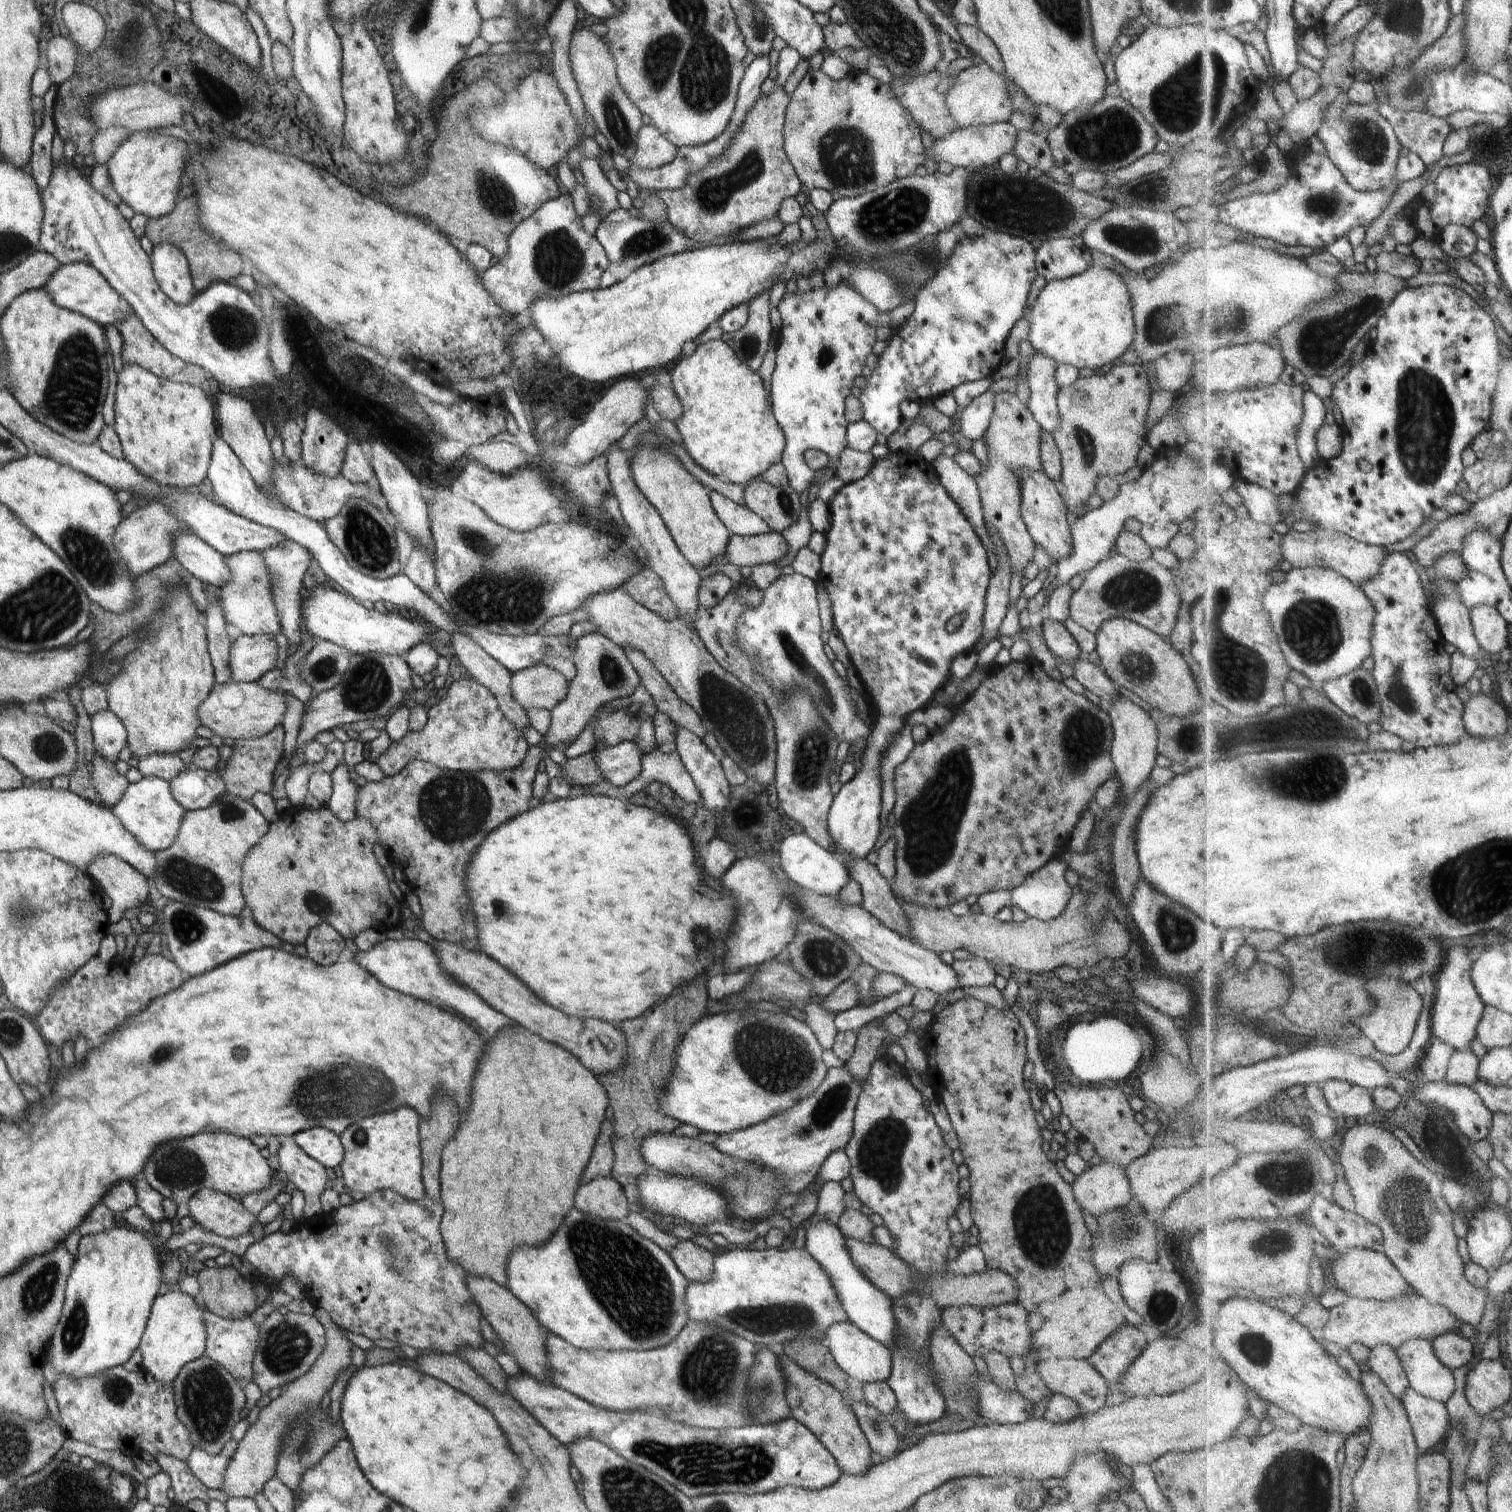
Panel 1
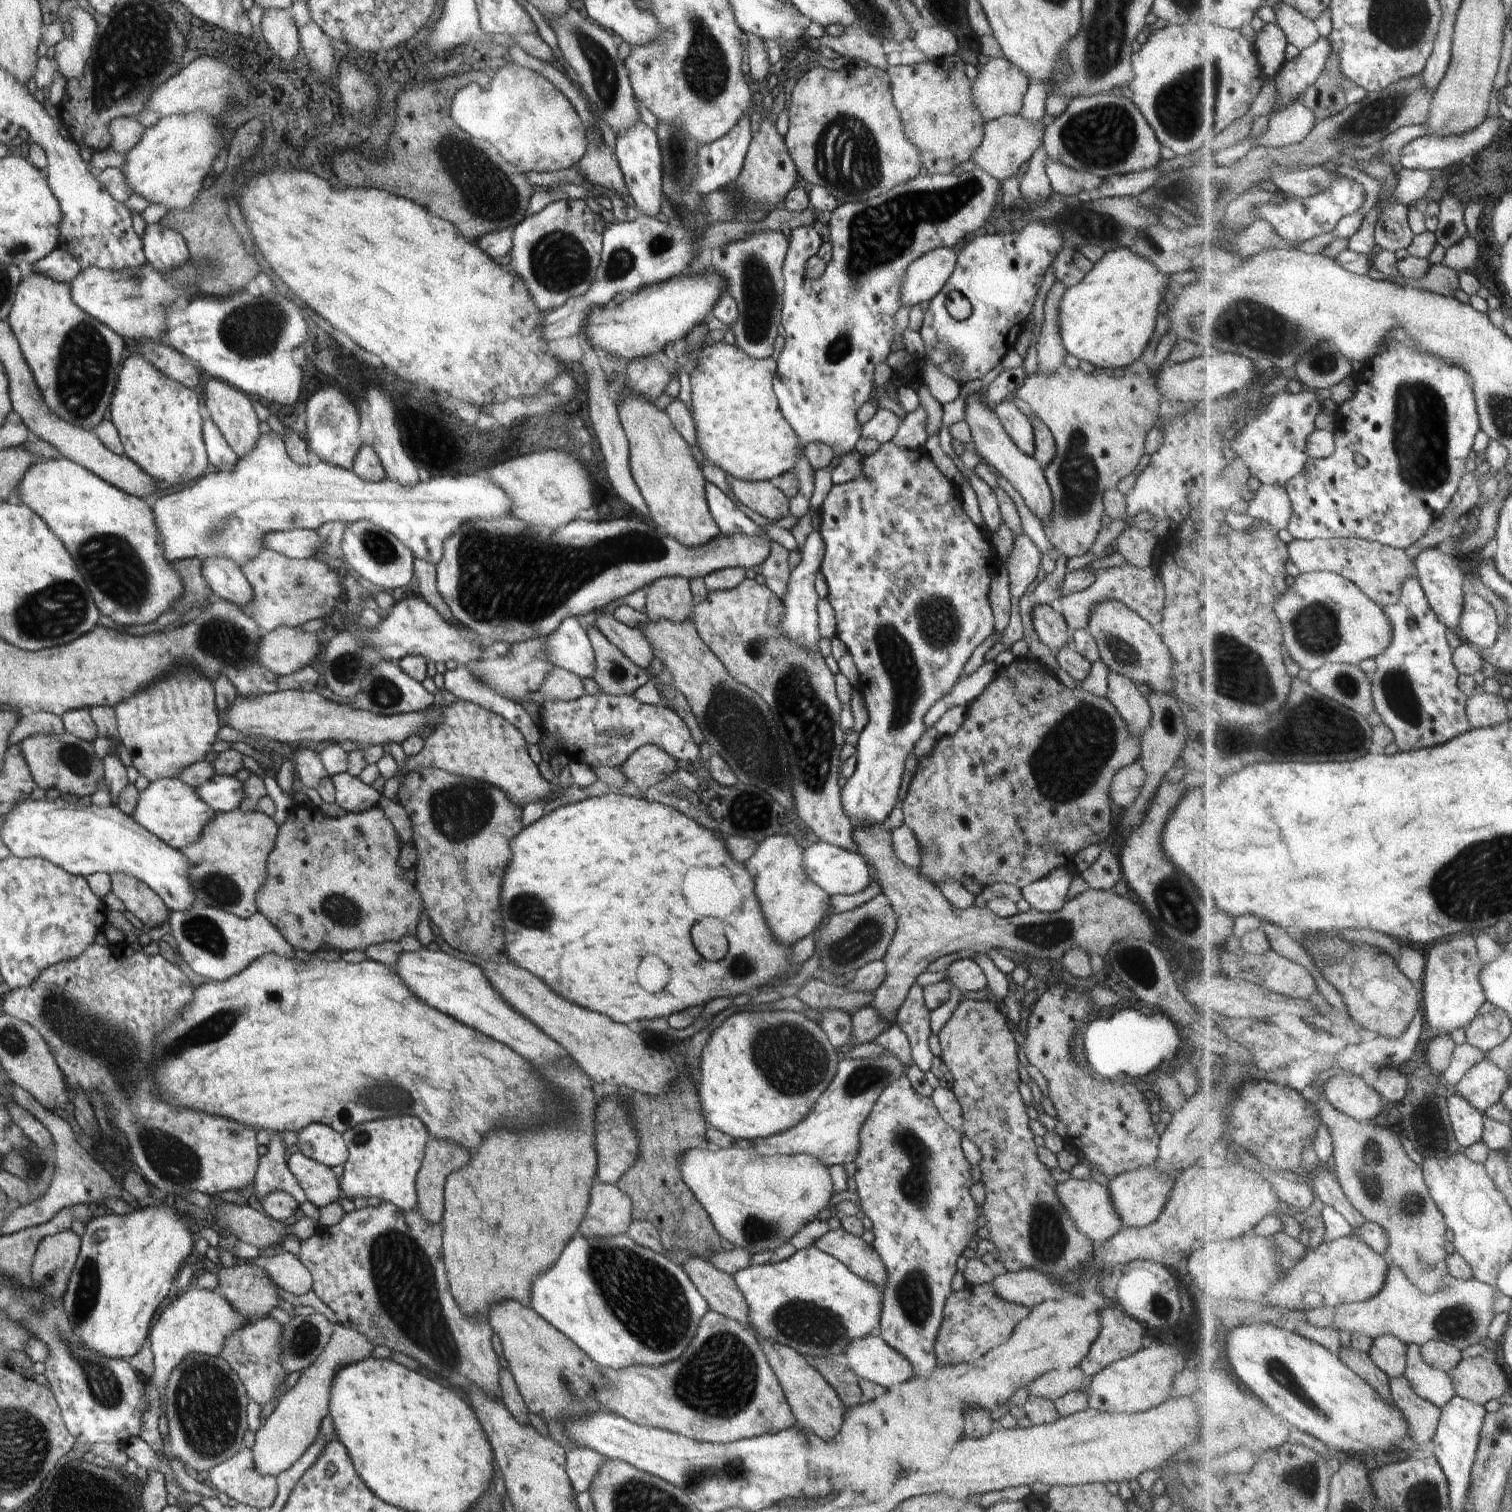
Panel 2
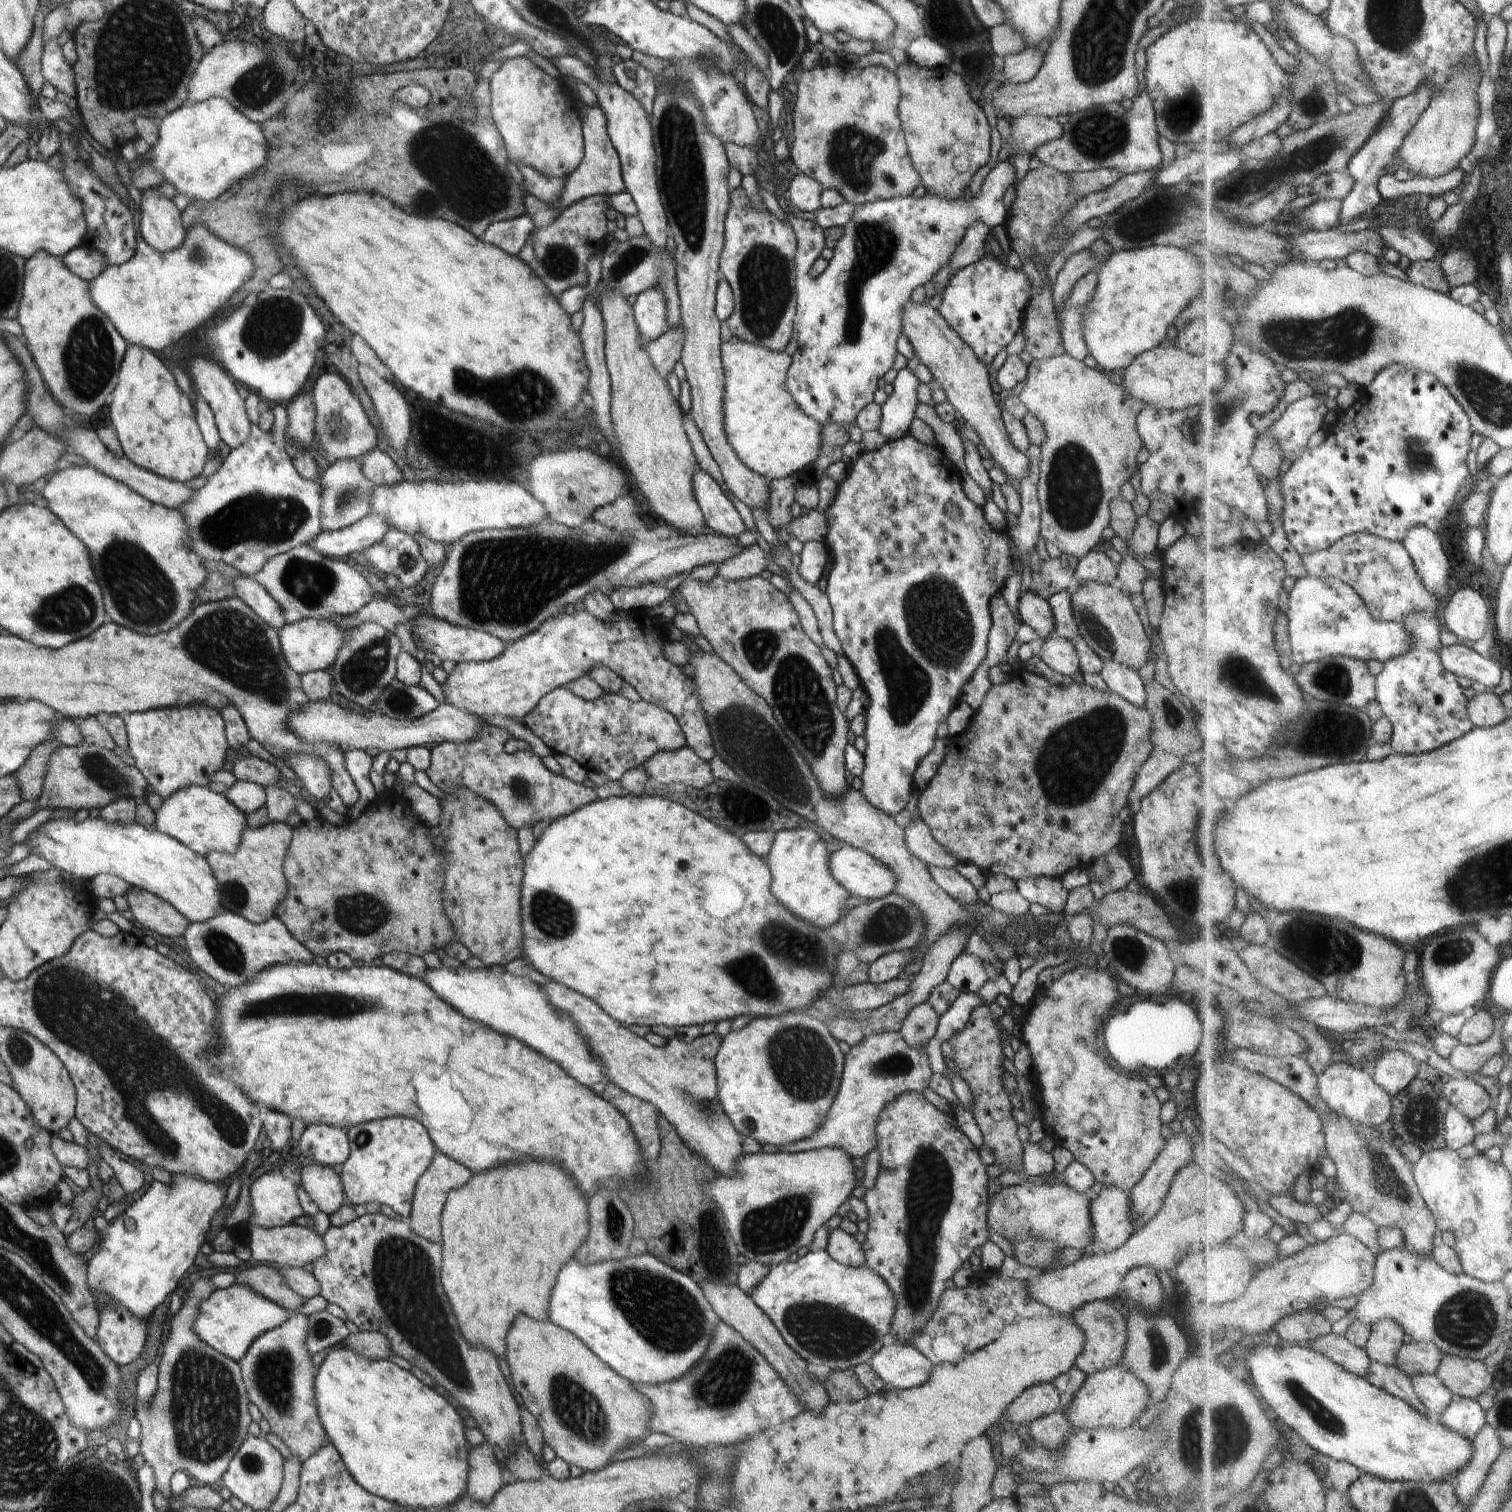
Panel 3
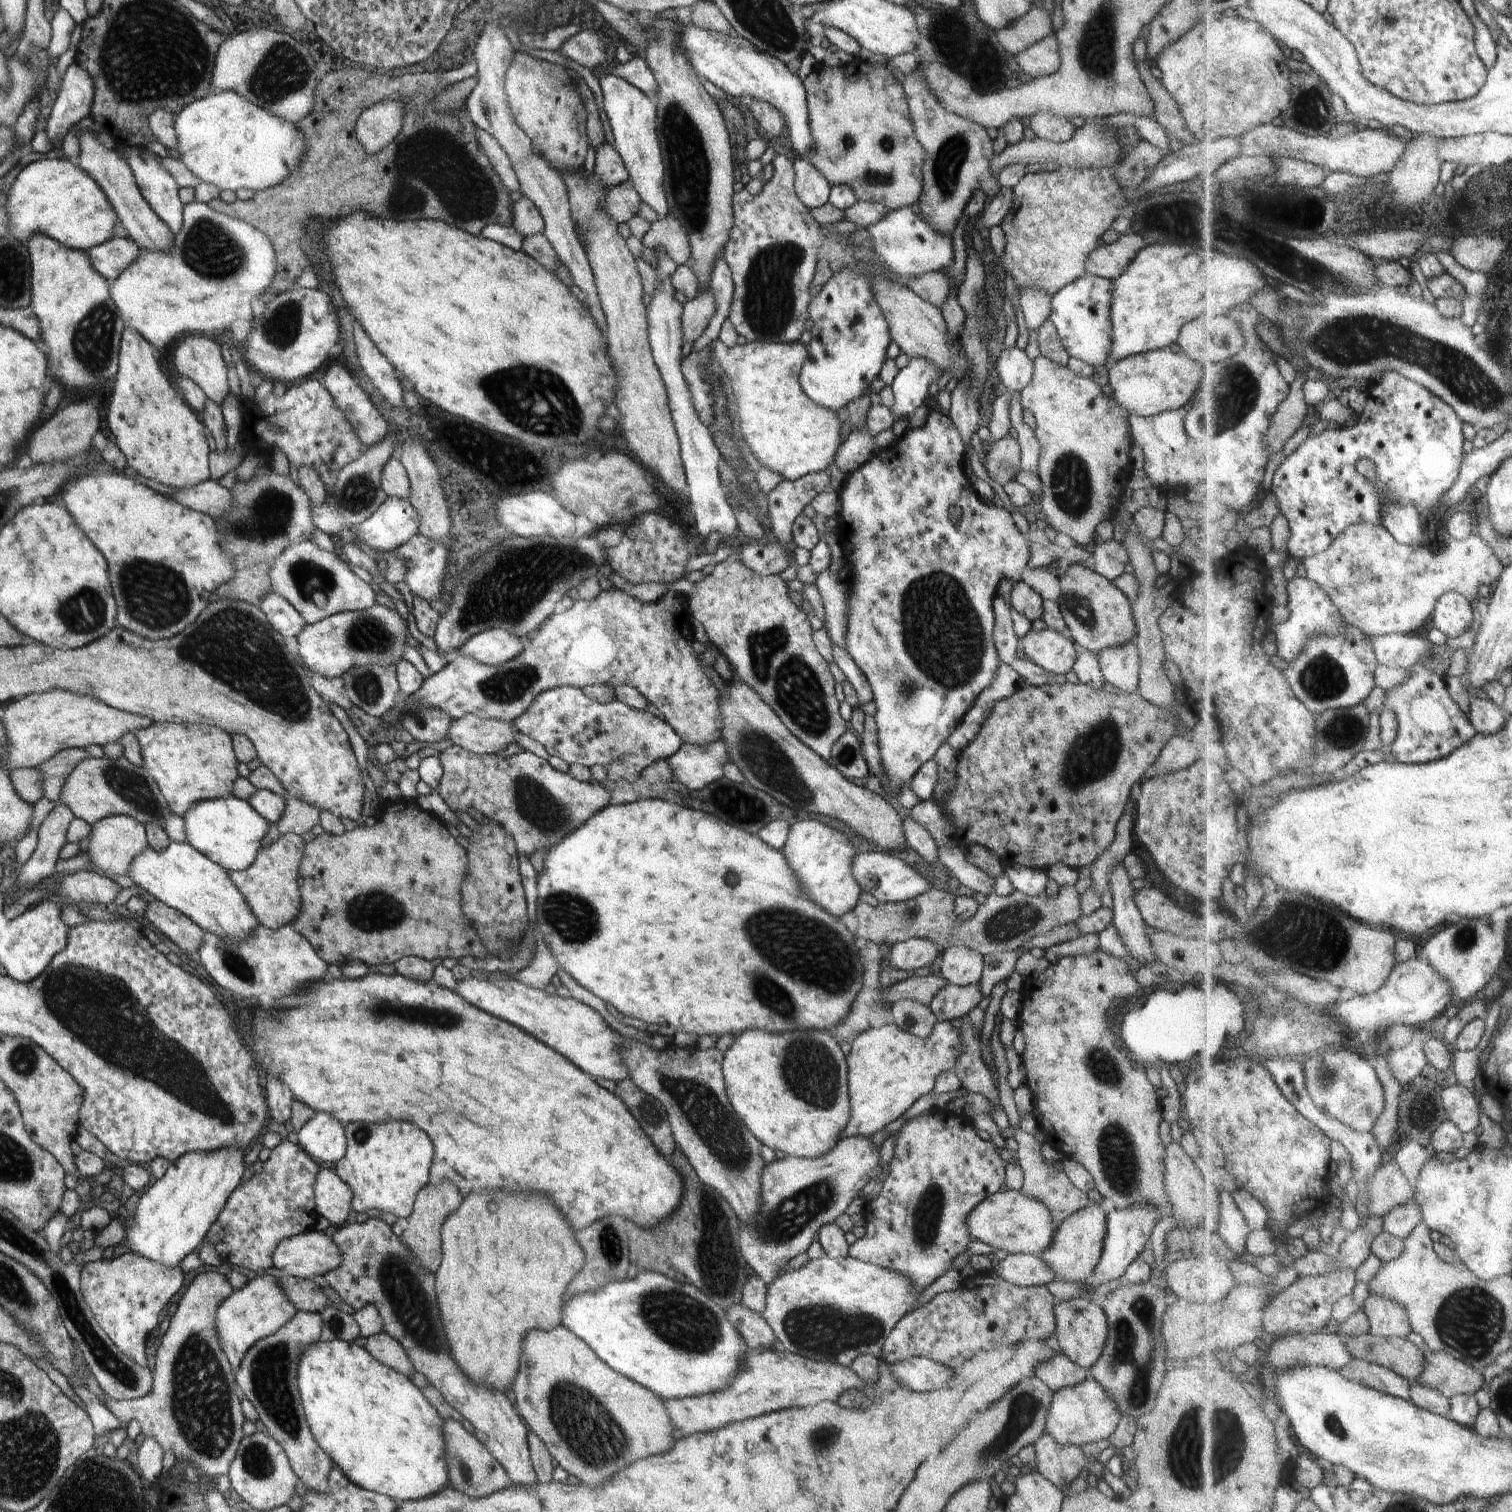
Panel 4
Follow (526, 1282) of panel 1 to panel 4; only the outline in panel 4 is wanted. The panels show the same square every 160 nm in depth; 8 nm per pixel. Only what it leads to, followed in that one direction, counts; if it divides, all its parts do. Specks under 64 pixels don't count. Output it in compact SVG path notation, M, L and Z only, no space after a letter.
M652 1270L640 1272L632 1280L612 1281L597 1291L567 1299L561 1308L561 1324L583 1340L602 1362L661 1399L723 1391L737 1374L748 1350L744 1339L727 1319L725 1310L705 1292Z

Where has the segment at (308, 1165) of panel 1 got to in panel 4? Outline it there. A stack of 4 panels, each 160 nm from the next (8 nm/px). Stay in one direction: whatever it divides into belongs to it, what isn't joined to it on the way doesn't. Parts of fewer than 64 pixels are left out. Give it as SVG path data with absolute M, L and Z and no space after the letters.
M321 1168L316 1175L313 1189L315 1207L319 1215L339 1228L349 1222L353 1192L336 1173Z

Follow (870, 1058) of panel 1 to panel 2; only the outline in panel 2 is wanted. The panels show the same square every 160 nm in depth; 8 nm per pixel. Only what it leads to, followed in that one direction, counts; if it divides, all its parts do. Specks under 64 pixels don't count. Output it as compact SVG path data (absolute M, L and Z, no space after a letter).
M883 824L853 827L853 841L864 860L874 868L874 874L878 878L881 892L888 898L893 906L893 912L897 916L895 935L888 947L887 955L883 958L887 966L887 975L884 982L873 991L875 997L870 1004L877 1010L877 1013L881 1014L881 1017L885 1018L885 1021L892 1021L891 1024L894 1024L898 1009L903 1005L915 979L926 971L930 962L934 962L934 960L938 960L947 954L952 954L952 952L974 950L978 955L986 955L992 948L1007 948L1014 952L1036 956L1035 958L1060 960L1063 954L1072 947L1084 949L1087 955L1096 952L1101 956L1106 956L1110 945L1121 938L1156 940L1156 926L1153 925L1151 918L1141 904L1132 896L1122 897L1114 890L1105 891L1089 888L1073 900L1067 899L1066 904L1055 913L1043 913L1036 909L1030 909L1025 913L1004 918L994 914L987 906L980 908L972 905L967 909L956 908L932 881L922 876L918 870L906 866L896 856L892 848L891 832L892 829L884 827Z

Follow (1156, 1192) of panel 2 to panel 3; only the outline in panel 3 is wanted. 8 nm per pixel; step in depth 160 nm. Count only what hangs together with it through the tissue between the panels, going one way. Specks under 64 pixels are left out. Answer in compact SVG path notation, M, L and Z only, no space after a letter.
M1103 1187L1089 1206L1091 1215L1091 1246L1075 1253L1076 1256L1101 1255L1116 1250L1136 1230L1129 1220L1131 1196L1120 1187Z

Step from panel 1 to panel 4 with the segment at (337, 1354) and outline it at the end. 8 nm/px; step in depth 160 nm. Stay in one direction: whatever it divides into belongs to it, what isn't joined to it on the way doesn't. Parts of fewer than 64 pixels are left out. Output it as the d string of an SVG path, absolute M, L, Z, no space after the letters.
M382 1332L367 1338L363 1346L378 1362L389 1366L391 1369L406 1375L410 1380L415 1373L414 1365L402 1345L391 1336Z

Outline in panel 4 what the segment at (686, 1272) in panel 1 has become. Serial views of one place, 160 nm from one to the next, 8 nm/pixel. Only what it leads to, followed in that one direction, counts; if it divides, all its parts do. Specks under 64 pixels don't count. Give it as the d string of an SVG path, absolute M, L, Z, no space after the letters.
M742 1304L730 1307L725 1313L731 1325L739 1332L739 1336L744 1339L748 1350L774 1349L775 1334L760 1313L751 1311Z

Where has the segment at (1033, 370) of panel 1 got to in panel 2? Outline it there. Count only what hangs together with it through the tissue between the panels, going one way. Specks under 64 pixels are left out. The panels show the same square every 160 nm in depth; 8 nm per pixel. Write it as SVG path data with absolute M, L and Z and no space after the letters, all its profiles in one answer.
M1055 281L1044 304L1044 322L1036 343L1038 368L1035 373L1055 373L1059 366L1065 363L1067 350L1061 340L1059 325L1060 303L1068 286Z

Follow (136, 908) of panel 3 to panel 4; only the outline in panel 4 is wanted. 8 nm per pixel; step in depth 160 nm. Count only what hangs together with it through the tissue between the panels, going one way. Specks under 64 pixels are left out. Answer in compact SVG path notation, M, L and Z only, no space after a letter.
M154 900L149 903L144 916L185 953L196 952L204 942L204 929L163 902Z

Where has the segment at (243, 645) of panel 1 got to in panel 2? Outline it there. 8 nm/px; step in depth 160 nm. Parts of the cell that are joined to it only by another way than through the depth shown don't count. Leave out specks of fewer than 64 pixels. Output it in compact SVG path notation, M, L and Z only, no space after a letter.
M278 627L263 632L257 646L260 664L271 673L290 676L301 668L310 667L321 654L316 632L304 632L300 627Z

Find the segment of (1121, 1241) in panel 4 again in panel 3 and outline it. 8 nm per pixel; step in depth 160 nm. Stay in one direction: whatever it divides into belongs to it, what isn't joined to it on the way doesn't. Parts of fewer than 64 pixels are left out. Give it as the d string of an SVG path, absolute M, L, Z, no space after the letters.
M1175 1131L1173 1137L1165 1141L1165 1145L1144 1176L1133 1186L1127 1194L1131 1196L1129 1220L1136 1232L1140 1232L1160 1212L1164 1204L1164 1197L1174 1180L1175 1174L1188 1163L1193 1161L1192 1145L1184 1132Z

